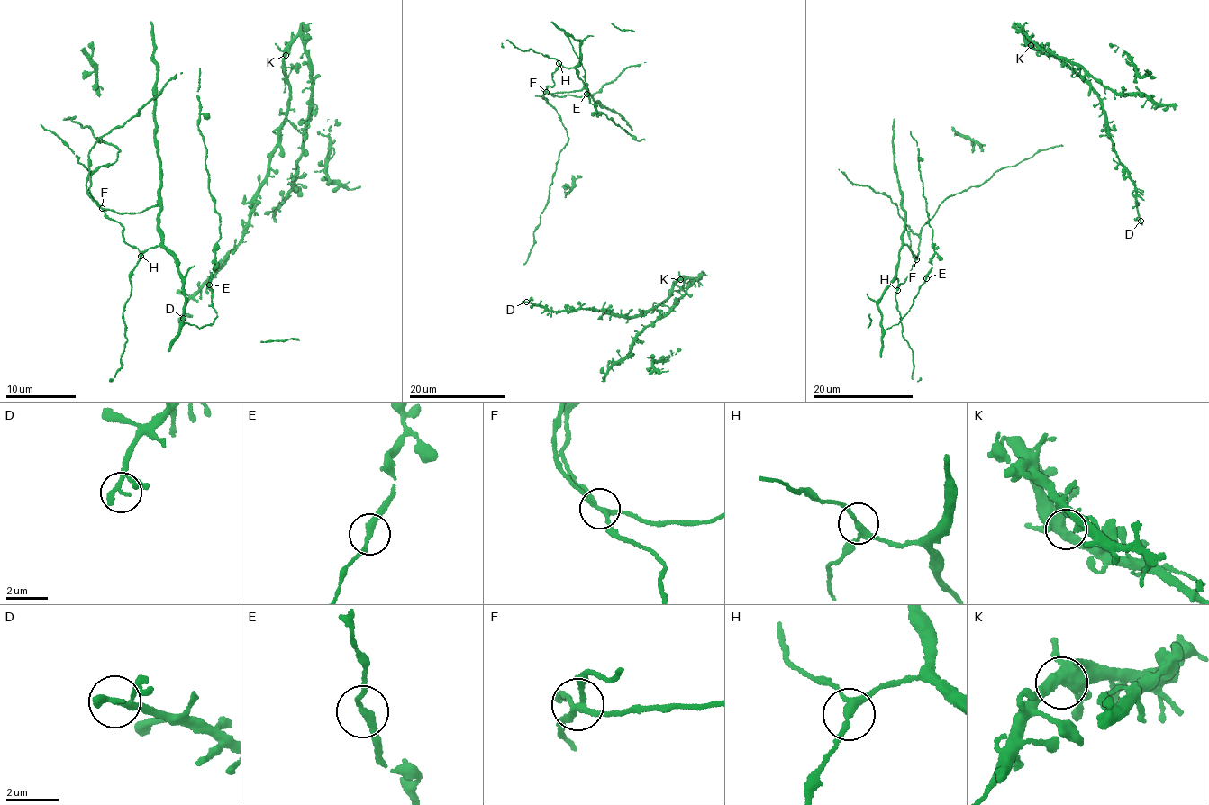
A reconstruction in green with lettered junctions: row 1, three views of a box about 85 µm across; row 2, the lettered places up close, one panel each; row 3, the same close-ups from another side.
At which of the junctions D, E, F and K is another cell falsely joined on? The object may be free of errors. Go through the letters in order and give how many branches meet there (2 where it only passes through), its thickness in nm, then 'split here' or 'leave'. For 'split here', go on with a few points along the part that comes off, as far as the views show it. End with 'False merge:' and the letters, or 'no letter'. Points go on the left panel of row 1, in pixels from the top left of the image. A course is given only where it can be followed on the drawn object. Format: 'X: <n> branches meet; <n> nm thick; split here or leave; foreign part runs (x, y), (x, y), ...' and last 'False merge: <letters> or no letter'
D: 2 branches meet; 220 nm thick; leave
E: 2 branches meet; 240 nm thick; leave
F: 4 branches meet; 190 nm thick; leave
K: 4 branches meet; 400 nm thick; leave
False merge: no letter

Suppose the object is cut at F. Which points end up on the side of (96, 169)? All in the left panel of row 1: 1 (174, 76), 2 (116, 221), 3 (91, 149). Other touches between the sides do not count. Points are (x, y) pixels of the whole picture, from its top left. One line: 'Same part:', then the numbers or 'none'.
Same part: none

